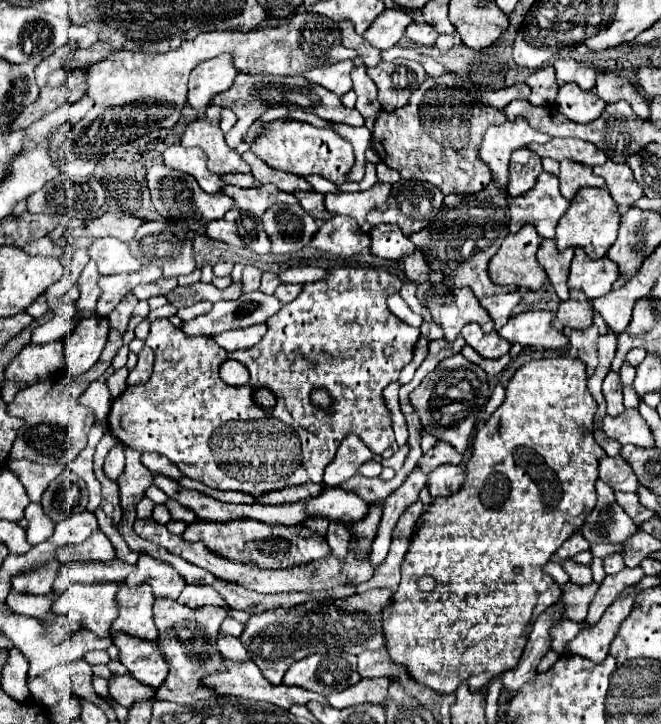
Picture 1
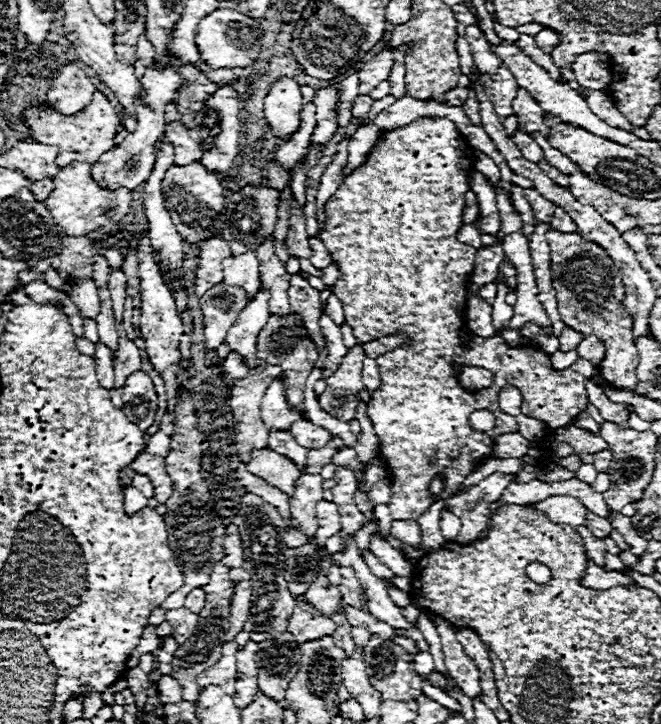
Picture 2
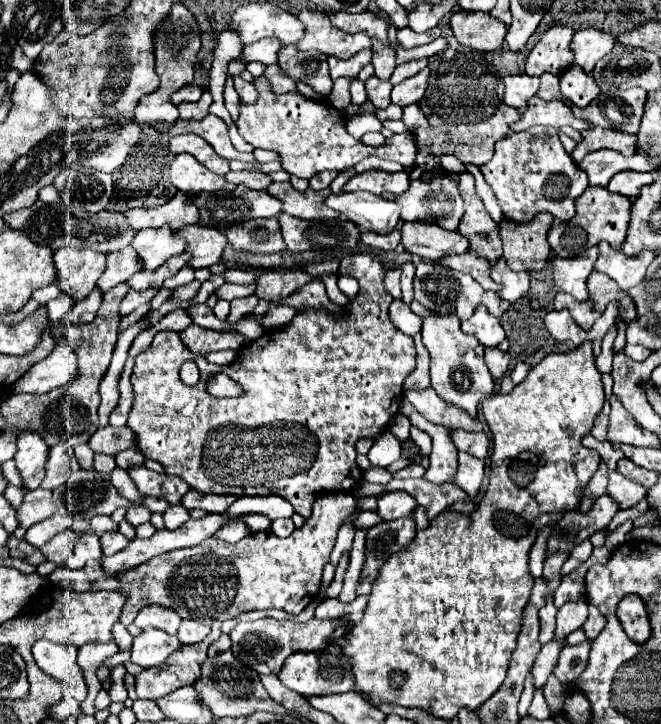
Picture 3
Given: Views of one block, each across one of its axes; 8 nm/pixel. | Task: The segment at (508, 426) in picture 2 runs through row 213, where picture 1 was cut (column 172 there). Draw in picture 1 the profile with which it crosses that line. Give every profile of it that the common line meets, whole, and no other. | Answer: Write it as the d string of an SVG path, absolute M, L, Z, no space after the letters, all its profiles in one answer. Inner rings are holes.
M349 266L339 267L328 270L328 278L320 280L320 282L312 282L312 284L304 284L304 290L300 292L300 296L286 304L280 312L276 312L274 316L270 316L270 320L266 322L268 324L268 332L264 334L264 338L250 350L238 350L238 352L226 352L222 350L214 338L210 336L184 336L182 330L178 330L176 326L170 324L170 320L156 320L152 326L150 326L150 334L146 338L146 344L154 350L156 354L156 362L154 362L154 372L150 376L150 380L142 386L128 386L114 402L112 402L112 408L110 408L110 414L108 414L108 426L110 426L110 434L114 438L118 438L124 446L128 448L134 448L138 452L158 452L158 454L164 454L170 462L174 462L184 476L188 478L194 478L194 480L200 480L202 484L210 486L210 488L218 488L218 490L240 490L240 492L246 492L246 494L252 494L252 496L262 496L270 490L280 490L280 488L286 488L286 486L294 486L294 484L304 484L304 482L322 482L322 476L324 476L324 468L330 464L330 460L334 460L334 454L336 454L336 448L338 444L342 442L342 438L348 434L348 432L354 432L362 438L362 442L374 452L374 454L382 454L384 450L388 450L392 444L394 444L394 430L392 430L392 414L390 410L386 408L386 400L382 396L382 390L390 384L390 382L396 382L398 376L400 376L400 370L412 360L412 354L414 354L414 344L420 336L420 330L418 328L412 328L408 324L404 324L402 320L398 320L386 306L386 298L390 294L396 294L398 290L402 288L402 282L398 276L394 276L386 268L374 268ZM230 358L236 358L238 362L242 362L248 372L250 372L250 382L246 386L226 386L220 376L218 376L218 370L222 366L222 362L230 360ZM318 386L324 386L332 400L334 400L334 408L332 412L324 412L324 410L316 410L316 406L310 402L310 390L312 388L318 388ZM260 388L268 388L270 392L274 392L276 396L276 406L268 408L268 412L254 400L254 392L260 390Z

